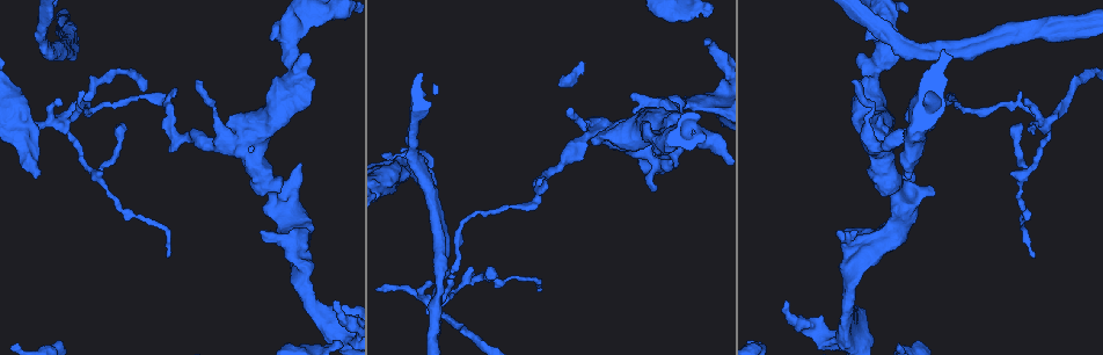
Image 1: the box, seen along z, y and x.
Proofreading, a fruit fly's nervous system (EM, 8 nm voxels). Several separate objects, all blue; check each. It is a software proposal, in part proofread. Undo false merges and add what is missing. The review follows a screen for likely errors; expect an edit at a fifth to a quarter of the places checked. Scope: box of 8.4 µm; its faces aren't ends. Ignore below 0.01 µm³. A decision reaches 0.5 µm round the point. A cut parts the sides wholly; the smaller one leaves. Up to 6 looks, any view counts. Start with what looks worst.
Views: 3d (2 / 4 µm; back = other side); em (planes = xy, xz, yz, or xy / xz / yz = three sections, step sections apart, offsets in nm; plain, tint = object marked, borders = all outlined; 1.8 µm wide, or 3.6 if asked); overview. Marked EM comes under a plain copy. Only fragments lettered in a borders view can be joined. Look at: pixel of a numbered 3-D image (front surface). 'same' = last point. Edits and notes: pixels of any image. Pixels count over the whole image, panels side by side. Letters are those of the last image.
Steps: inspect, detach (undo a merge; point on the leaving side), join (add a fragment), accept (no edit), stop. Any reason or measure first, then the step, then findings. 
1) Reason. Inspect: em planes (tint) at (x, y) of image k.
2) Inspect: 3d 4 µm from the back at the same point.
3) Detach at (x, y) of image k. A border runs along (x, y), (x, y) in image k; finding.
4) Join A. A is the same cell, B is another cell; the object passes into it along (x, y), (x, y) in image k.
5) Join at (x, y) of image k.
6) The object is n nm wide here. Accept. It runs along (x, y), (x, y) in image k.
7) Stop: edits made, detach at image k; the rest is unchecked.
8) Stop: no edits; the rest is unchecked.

Looks like a crossing. Inspect: em xy step 4 (tint) at (1045, 121) of image 1.

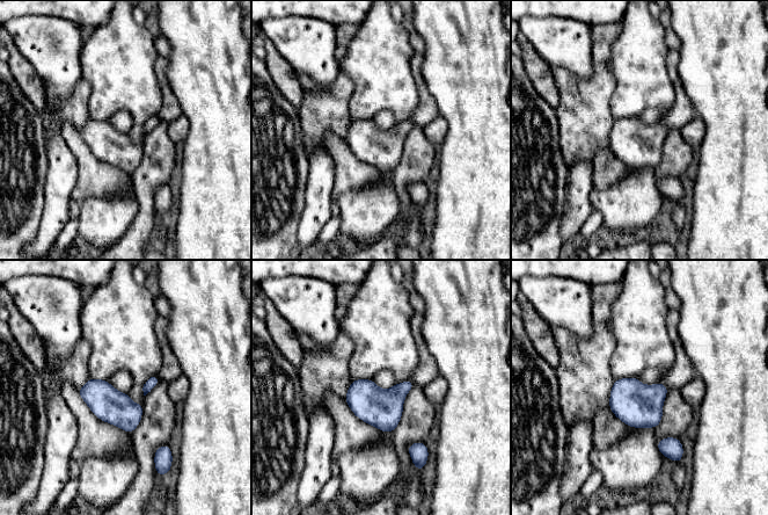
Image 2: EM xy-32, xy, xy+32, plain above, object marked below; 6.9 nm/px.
Cut it another way. Inspect: em planes (borders) at the same point.

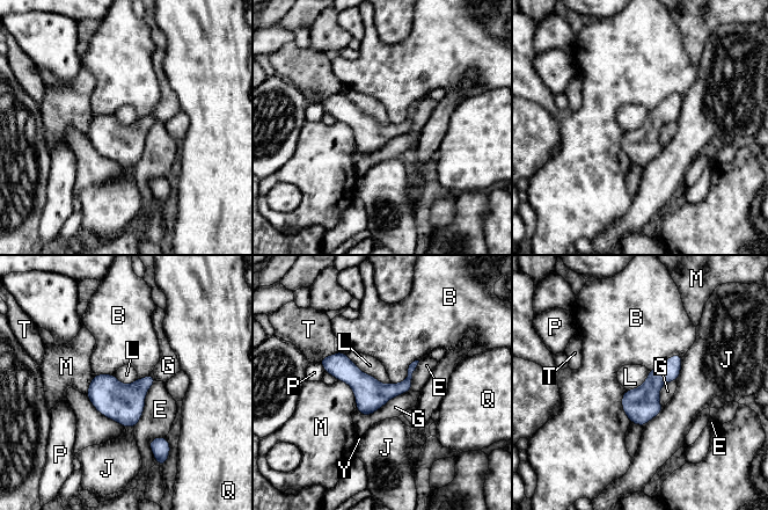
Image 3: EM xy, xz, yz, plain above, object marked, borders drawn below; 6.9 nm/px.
Accept. B, E, G, J, L, M, P, Q, T and Y are other cells; a border runs along (341, 350), (364, 372), (390, 383) in image 3; all the same cell.

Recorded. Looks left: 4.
A fork. Inspect: 3d 2 µm at (874, 77) of image 1.

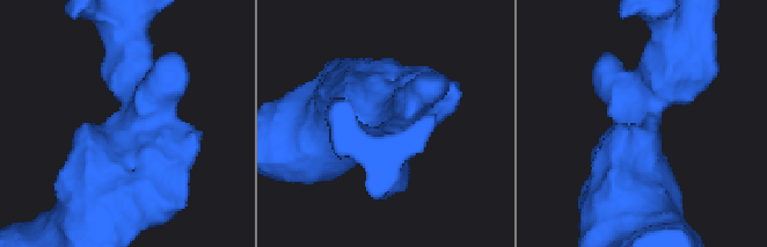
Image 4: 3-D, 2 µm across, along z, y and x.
Shape alone is not enough. Inspect: em planes (tint) at (139, 123) of image 4.

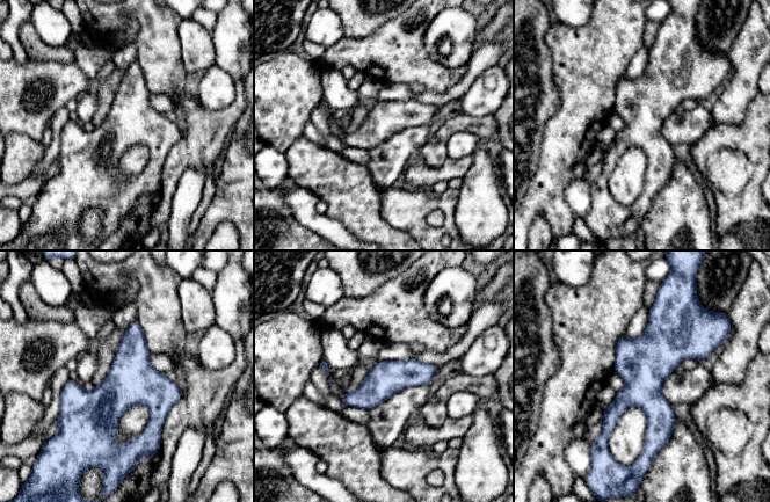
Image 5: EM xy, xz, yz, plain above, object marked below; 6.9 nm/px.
Inspect: em planes (borders) at the same point.

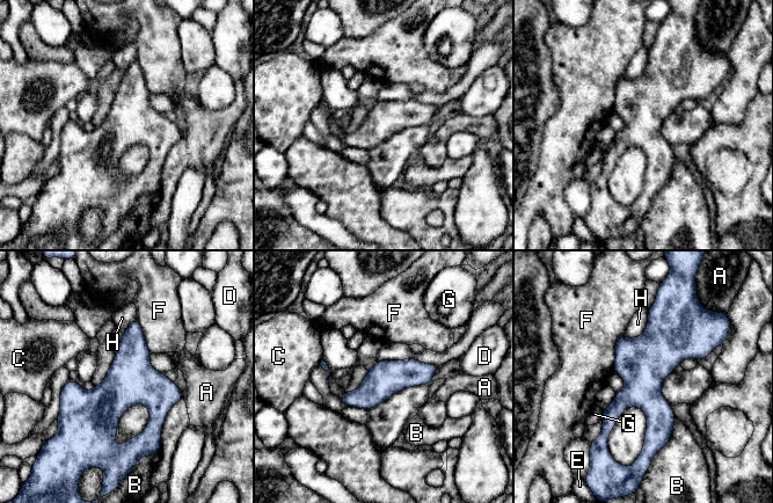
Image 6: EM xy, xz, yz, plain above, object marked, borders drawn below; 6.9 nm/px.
Accept. A, B, C, D, E, F, G and H are other cells; it runs along (656, 312), (654, 442), (649, 450) in image 6; all the same cell.

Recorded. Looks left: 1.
Stop: no edits; the rest is unchecked.

